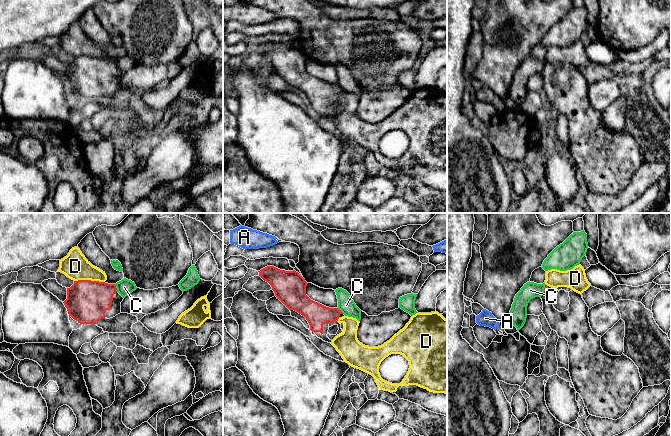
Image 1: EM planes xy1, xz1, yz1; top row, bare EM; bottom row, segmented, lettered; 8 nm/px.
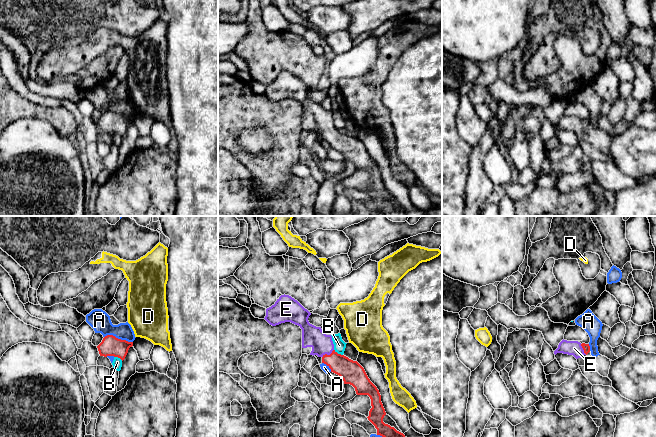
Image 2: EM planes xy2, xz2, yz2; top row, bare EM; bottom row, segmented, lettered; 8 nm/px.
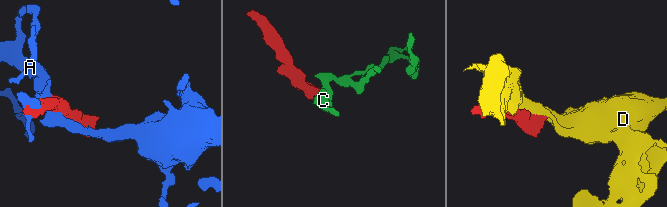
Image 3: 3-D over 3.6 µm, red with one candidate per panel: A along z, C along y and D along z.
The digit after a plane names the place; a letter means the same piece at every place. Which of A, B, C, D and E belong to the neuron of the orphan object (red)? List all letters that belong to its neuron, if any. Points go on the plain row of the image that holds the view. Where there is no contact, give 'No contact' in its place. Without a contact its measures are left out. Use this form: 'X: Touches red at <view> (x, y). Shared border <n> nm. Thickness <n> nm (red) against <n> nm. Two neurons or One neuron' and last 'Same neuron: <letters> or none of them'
A: Touches red at xy2 (117, 114). Shared border 240 nm. Thickness 160 nm (red) against 170 nm. Two neurons
B: Touches red at xz2 (337, 129). Shared border 90 nm. Thickness 180 nm (red) against 100 nm. Two neurons
C: Touches red at xy1 (116, 64). Shared border 70 nm. Thickness 320 nm (red) against 130 nm. Two neurons
D: Touches red at xy1 (89, 56). Shared border 240 nm. Thickness 320 nm (red) against 220 nm. Two neurons
E: Touches red at xz2 (328, 131). Shared border 120 nm. Thickness 180 nm (red) against 170 nm. One neuron
Same neuron: E

